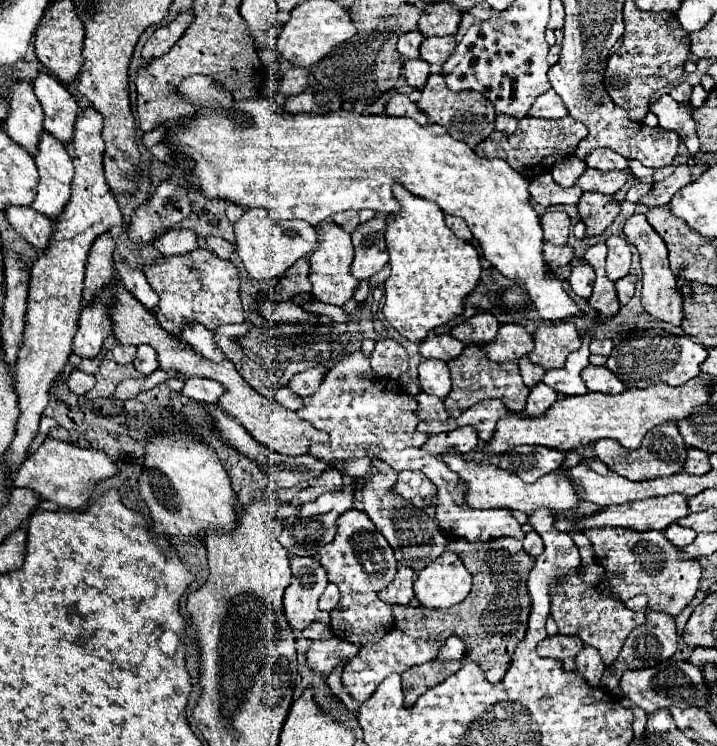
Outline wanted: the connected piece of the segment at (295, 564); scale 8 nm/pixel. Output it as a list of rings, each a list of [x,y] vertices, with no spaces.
[[[293,558],[291,572],[293,580],[285,590],[283,608],[289,626],[301,632],[321,618],[317,602],[327,586],[327,574],[315,558]]]

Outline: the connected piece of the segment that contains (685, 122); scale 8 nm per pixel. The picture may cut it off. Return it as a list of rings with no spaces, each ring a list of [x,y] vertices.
[[[661,94],[657,102],[651,104],[651,112],[659,118],[661,128],[669,128],[677,132],[691,154],[697,154],[699,150],[699,138],[695,134],[695,120],[691,118],[691,110],[687,104],[675,102],[669,94]]]

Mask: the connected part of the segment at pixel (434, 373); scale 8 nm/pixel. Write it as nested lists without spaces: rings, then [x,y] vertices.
[[[433,358],[423,360],[419,364],[419,386],[427,394],[445,398],[451,392],[451,378],[447,364]]]

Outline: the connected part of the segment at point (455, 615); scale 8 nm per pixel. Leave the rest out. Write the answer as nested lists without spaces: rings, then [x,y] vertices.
[[[499,538],[499,540],[489,540],[489,542],[481,542],[481,544],[471,544],[467,540],[453,540],[451,550],[463,558],[465,568],[473,574],[473,588],[469,592],[469,596],[453,606],[453,608],[445,608],[445,610],[429,610],[429,608],[411,608],[411,606],[393,606],[393,624],[397,630],[405,632],[407,636],[429,636],[429,634],[441,634],[441,632],[451,632],[457,634],[463,642],[465,642],[465,654],[467,658],[479,662],[485,670],[485,676],[491,684],[497,684],[503,680],[513,652],[517,648],[517,644],[525,638],[525,628],[529,622],[529,592],[527,592],[527,576],[533,570],[535,558],[529,556],[523,550],[523,542],[515,540],[515,538]]]

